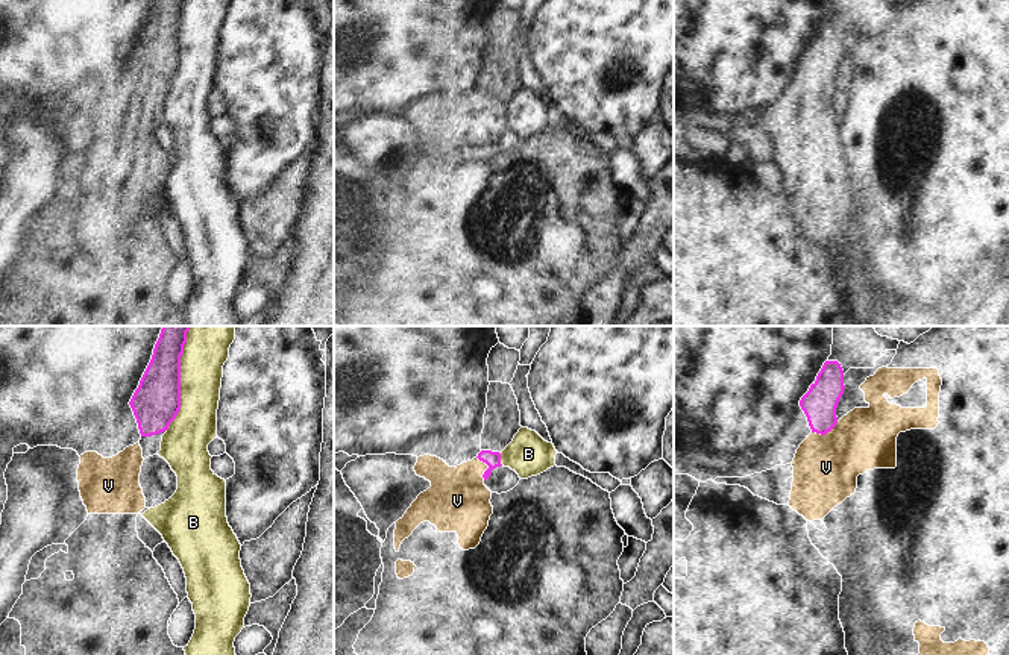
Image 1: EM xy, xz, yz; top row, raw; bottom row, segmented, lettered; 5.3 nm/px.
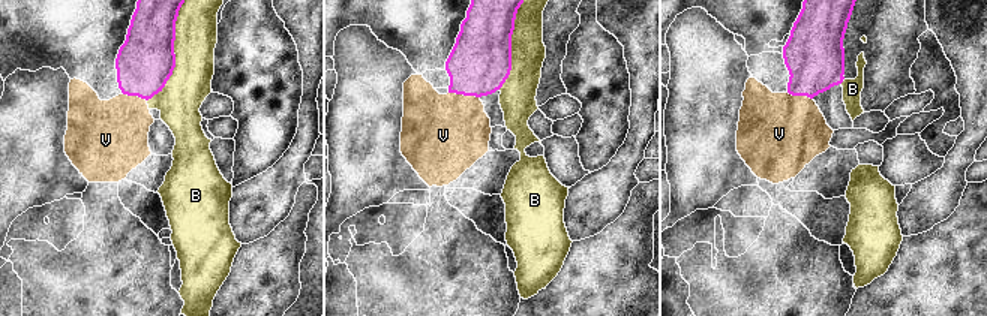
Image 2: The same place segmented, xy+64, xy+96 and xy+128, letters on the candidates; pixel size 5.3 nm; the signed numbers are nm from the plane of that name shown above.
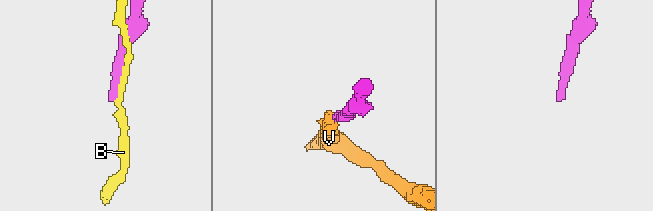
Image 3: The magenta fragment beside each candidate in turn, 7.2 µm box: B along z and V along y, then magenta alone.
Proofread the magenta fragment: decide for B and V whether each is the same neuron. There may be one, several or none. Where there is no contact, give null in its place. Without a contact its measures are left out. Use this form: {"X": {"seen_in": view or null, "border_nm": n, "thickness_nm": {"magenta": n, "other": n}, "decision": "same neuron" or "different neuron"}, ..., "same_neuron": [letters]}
{"B": {"seen_in": "xy", "border_nm": 500, "thickness_nm": {"magenta": 260, "other": 220}, "decision": "different neuron"}, "V": {"seen_in": "yz", "border_nm": 160, "thickness_nm": {"magenta": 180, "other": 340}, "decision": "same neuron"}, "same_neuron": ["V"]}

